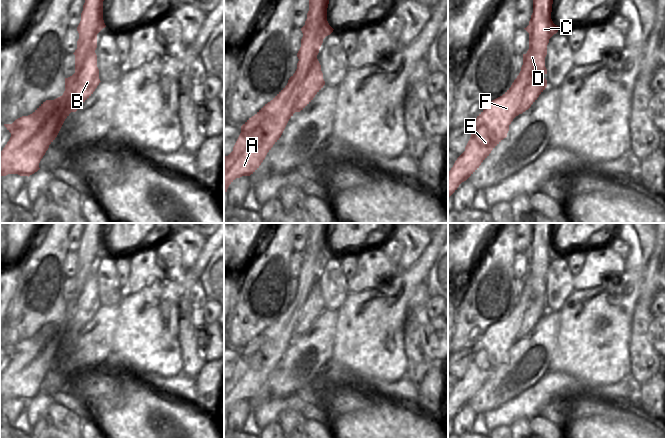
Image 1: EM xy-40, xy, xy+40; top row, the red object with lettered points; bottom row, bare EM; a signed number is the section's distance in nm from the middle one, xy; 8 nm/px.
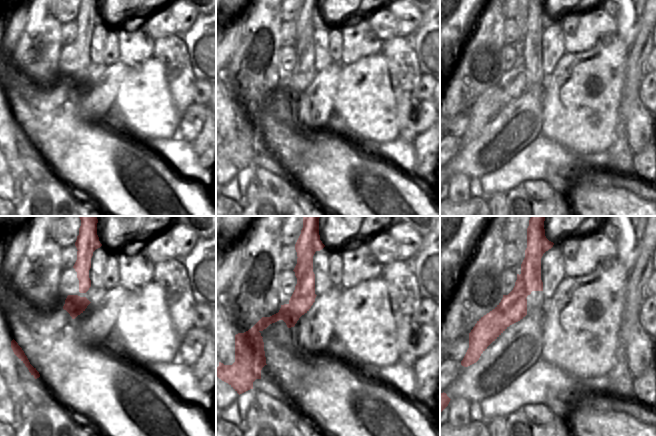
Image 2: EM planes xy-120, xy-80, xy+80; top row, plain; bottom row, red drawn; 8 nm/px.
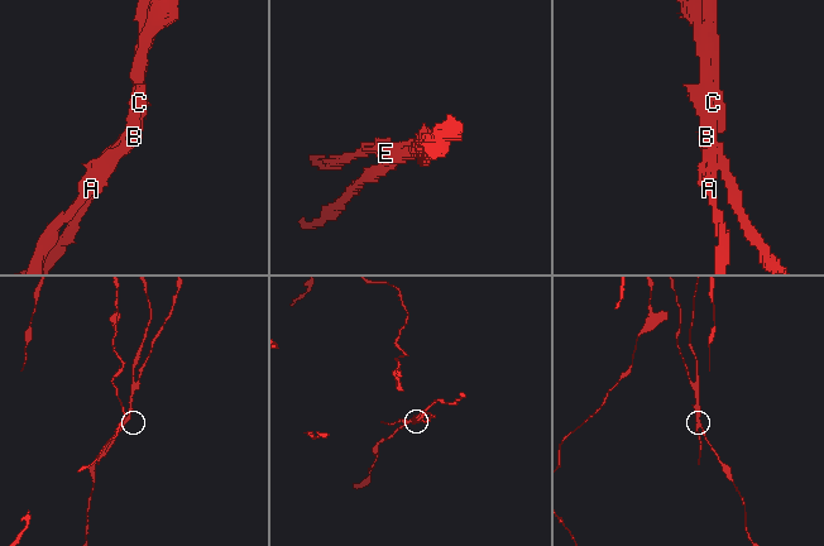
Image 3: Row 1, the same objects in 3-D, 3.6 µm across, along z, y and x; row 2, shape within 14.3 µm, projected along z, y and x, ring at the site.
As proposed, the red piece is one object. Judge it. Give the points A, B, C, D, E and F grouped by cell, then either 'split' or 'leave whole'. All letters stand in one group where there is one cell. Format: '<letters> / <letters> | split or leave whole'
A C D E F / B | split

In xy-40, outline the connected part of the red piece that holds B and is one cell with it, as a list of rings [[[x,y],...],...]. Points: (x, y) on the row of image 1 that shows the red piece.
[[[95,34],[95,49],[92,50],[83,63],[77,77],[73,97],[71,99],[71,112],[76,112],[79,107],[93,94],[99,83],[99,69],[97,67],[97,34]]]

